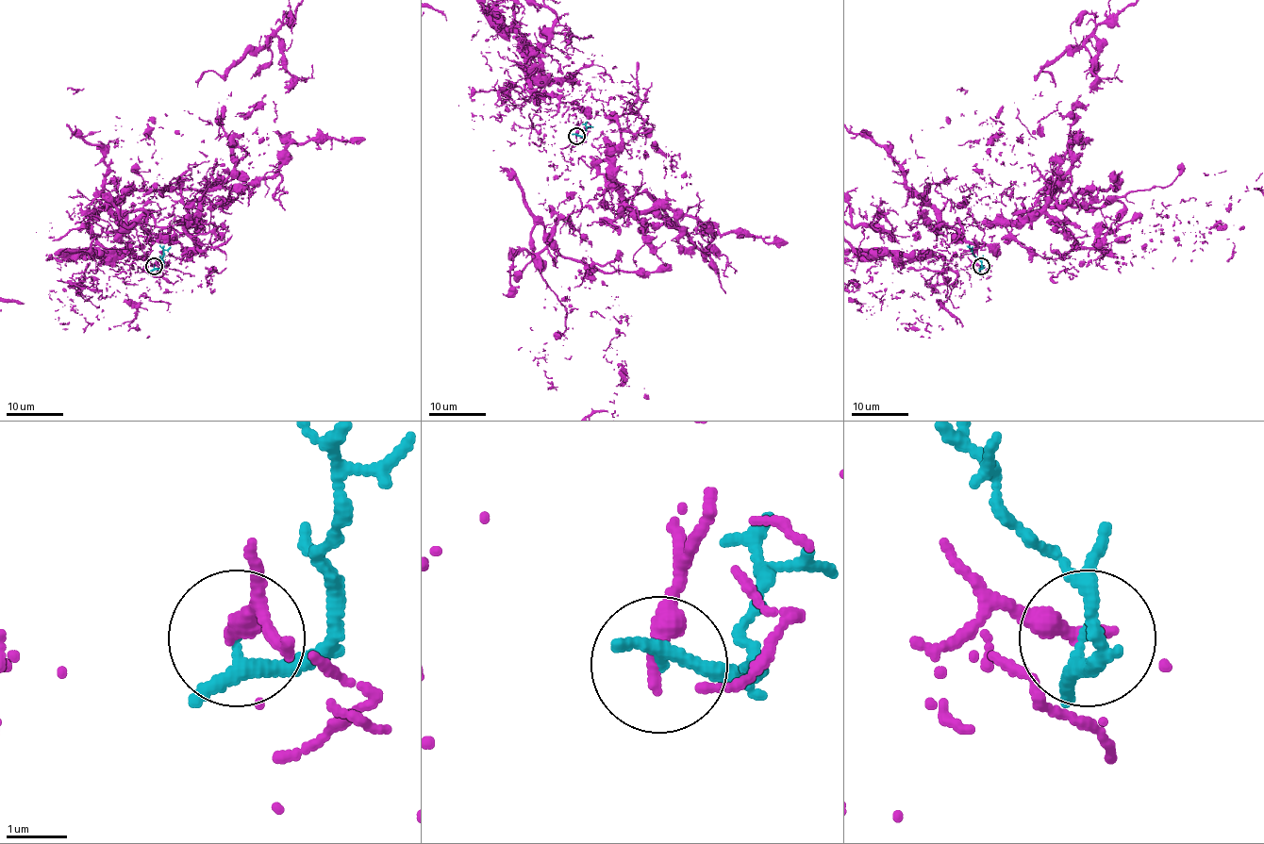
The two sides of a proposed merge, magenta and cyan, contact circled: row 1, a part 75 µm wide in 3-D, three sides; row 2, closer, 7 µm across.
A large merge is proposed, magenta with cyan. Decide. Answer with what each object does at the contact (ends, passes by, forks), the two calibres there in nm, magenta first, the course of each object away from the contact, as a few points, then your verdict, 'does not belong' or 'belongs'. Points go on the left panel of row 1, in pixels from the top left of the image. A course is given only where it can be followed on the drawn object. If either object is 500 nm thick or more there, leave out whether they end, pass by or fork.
magenta ends there; cyan passes by; 340 nm thick on the magenta side, 200 nm on the other; magenta runs (153, 266), (174, 271), (215, 240), (185, 249), (172, 229), (238, 180), (94, 205), (103, 246), (195, 276); cyan runs (153, 266), (162, 266), (163, 249), (159, 244); does not belong

